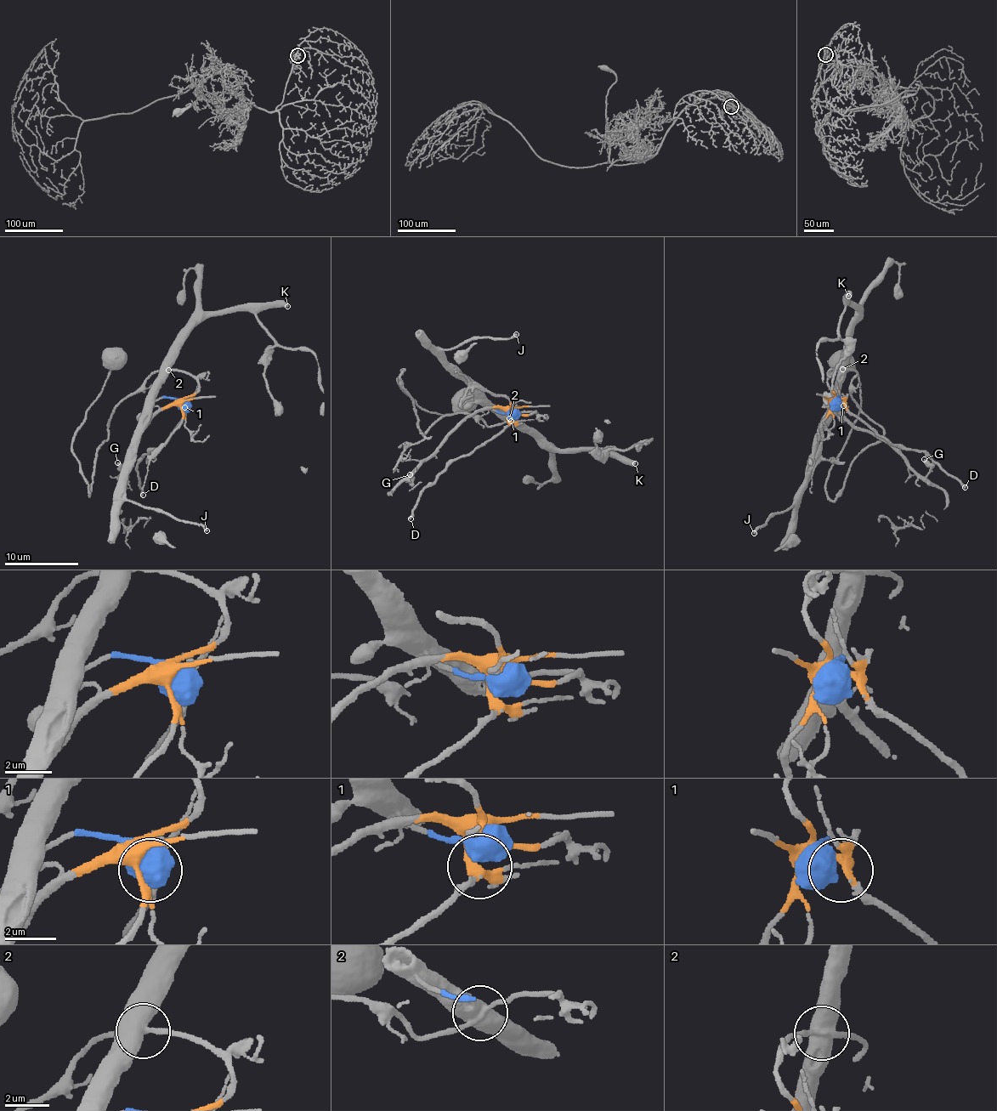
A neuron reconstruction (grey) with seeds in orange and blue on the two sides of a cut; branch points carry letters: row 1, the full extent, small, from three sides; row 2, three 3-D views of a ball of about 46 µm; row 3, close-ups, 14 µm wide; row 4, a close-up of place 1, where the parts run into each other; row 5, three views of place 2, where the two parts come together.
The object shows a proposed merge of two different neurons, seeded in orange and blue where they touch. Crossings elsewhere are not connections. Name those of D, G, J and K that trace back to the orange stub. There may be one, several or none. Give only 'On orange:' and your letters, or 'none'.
On orange: D, G

